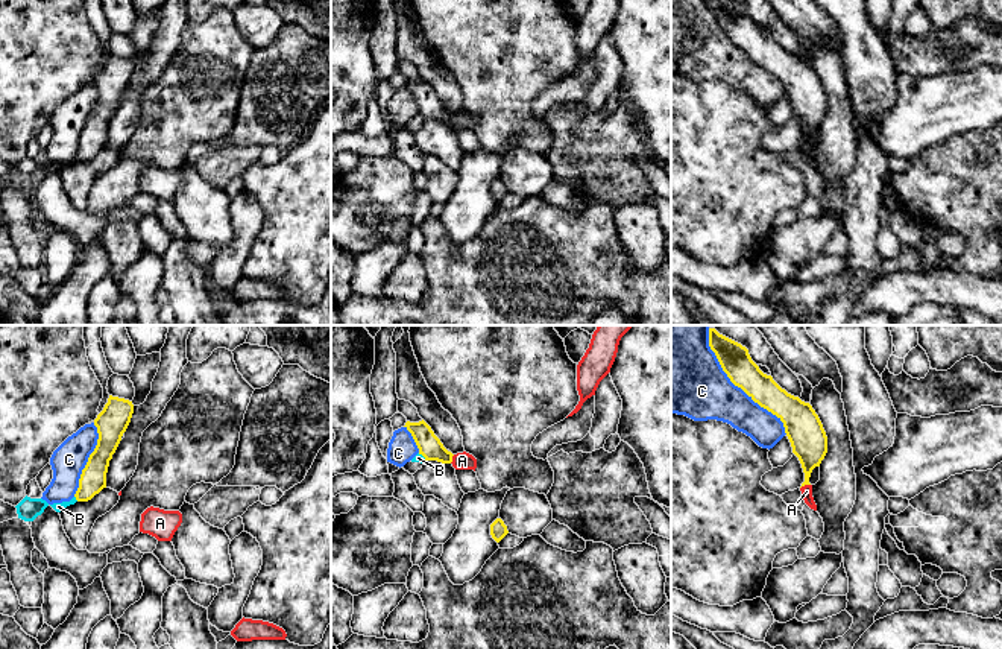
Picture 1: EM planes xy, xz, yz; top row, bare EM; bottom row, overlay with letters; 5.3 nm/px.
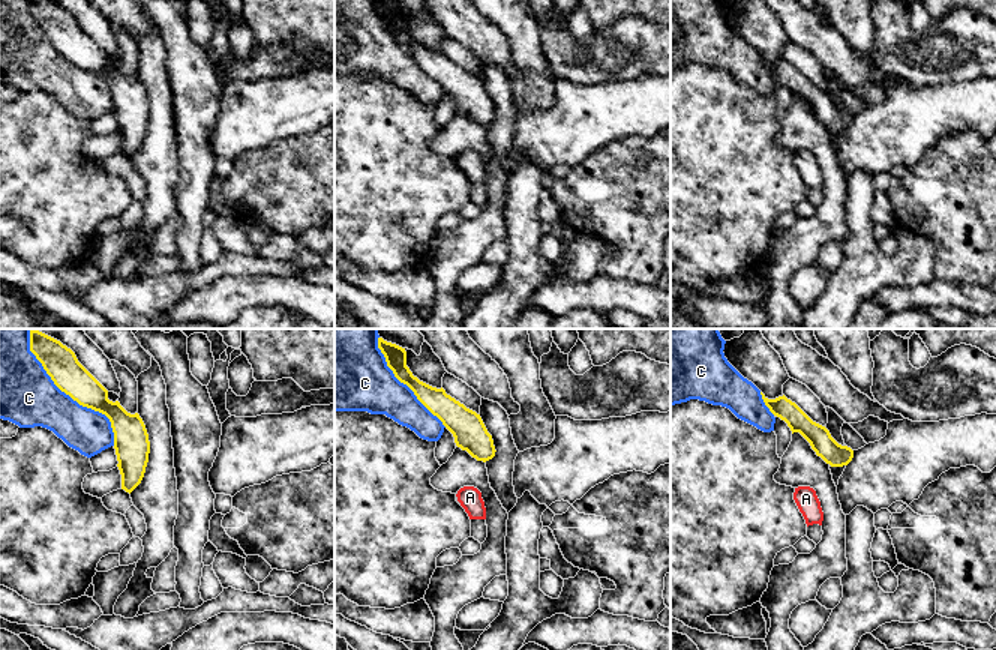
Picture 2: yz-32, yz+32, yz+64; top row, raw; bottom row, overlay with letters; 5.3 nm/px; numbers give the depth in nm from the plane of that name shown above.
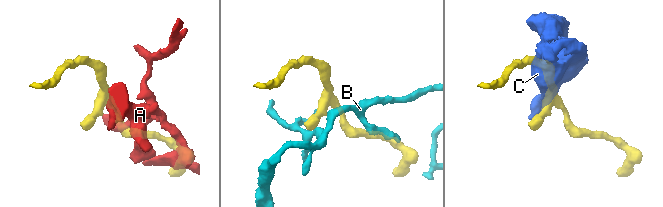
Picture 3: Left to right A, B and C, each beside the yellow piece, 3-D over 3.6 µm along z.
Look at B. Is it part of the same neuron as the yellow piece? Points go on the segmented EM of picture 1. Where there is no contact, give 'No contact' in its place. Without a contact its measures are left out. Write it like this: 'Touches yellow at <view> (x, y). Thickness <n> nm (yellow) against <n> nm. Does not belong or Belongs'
Touches yellow at xy (76, 499). Thickness 140 nm (yellow) against 50 nm. Does not belong

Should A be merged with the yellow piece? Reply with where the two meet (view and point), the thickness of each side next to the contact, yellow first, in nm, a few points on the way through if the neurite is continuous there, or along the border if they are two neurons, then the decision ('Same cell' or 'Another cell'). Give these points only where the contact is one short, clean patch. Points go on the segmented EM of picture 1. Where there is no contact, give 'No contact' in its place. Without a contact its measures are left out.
Touches yellow at yz (805, 484). Thickness 190 nm (yellow) against 60 nm. Boundary: yz (809, 484), (800, 488). Another cell

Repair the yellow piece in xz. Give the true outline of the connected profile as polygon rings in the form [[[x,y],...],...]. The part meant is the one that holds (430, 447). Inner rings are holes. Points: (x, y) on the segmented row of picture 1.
[[[424,419],[419,423],[407,421],[404,427],[411,433],[419,448],[419,454],[422,454],[425,461],[437,461],[442,464],[452,462],[454,454],[443,447],[440,439]]]

